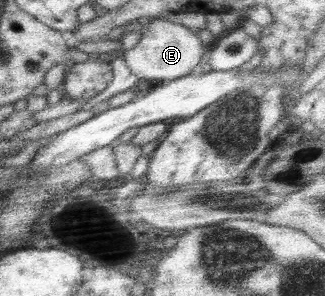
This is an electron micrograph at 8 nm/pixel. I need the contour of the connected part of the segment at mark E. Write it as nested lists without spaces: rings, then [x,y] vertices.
[[[151,18],[151,22],[144,23],[141,30],[140,41],[132,48],[124,53],[124,59],[127,68],[138,77],[144,80],[157,80],[159,82],[167,80],[175,80],[196,72],[200,62],[205,55],[205,46],[199,40],[199,36],[192,29],[185,25],[177,25],[173,21],[166,18]]]

